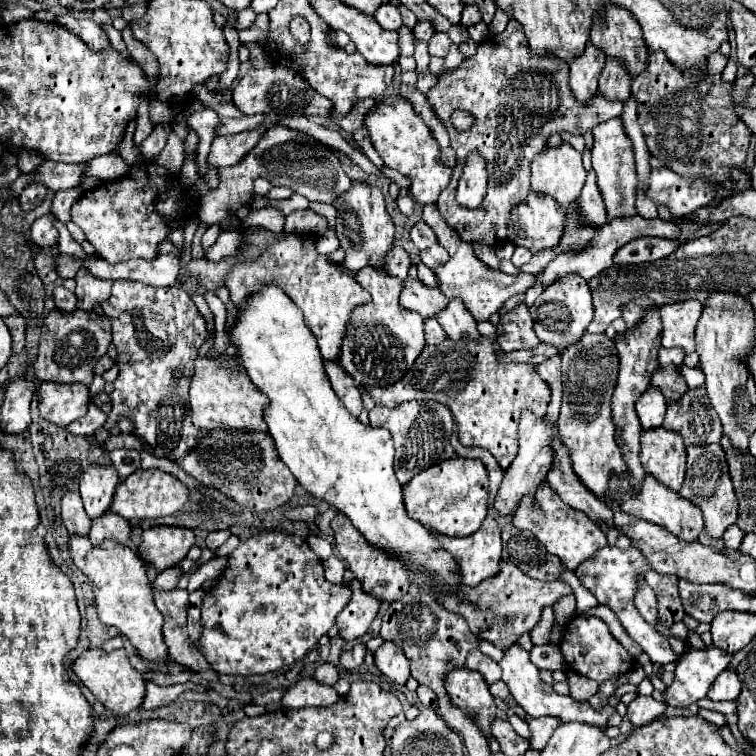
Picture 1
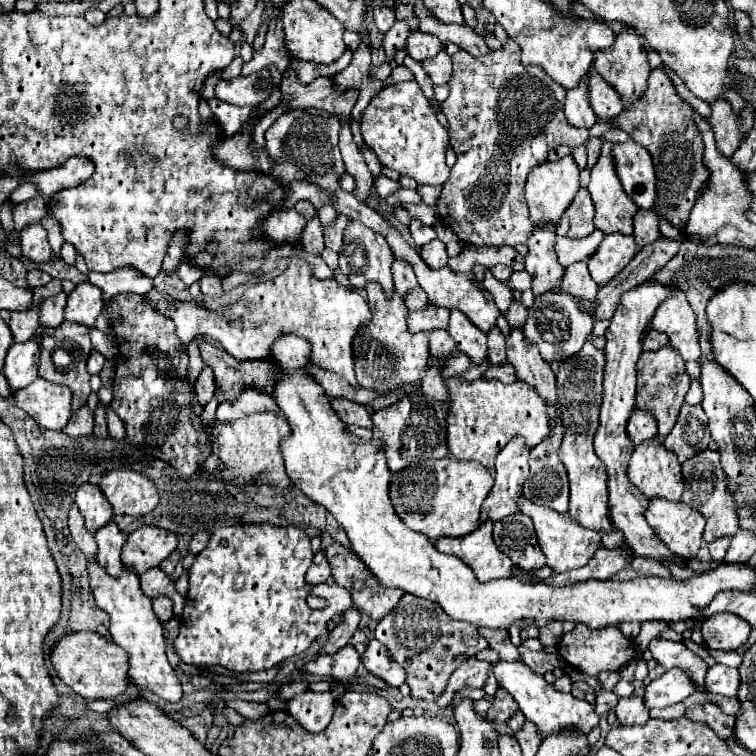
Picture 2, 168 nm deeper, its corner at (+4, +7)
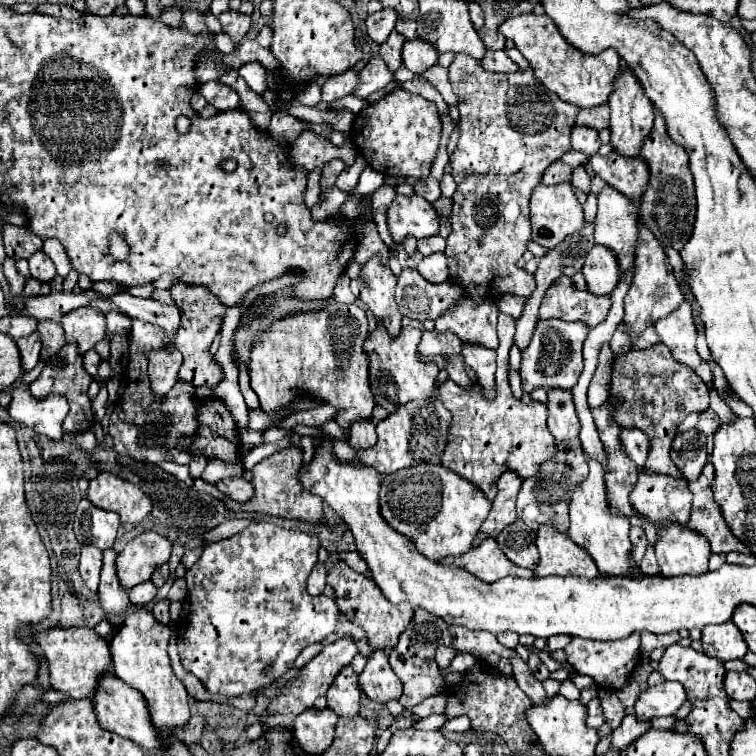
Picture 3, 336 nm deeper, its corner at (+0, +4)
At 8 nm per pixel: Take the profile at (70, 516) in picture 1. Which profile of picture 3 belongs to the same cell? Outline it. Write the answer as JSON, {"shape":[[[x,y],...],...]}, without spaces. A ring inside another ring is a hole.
{"shape":[[[84,545],[82,555],[80,555],[80,575],[84,585],[90,591],[98,591],[98,579],[100,579],[100,569],[102,569],[102,551],[96,547]]]}

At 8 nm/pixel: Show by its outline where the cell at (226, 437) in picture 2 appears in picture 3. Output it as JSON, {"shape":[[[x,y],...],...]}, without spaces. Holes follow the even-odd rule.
{"shape":[[[286,447],[280,451],[280,455],[270,455],[266,459],[262,459],[254,469],[254,499],[250,499],[250,503],[234,503],[232,499],[226,499],[216,485],[206,483],[202,479],[196,479],[192,489],[196,491],[204,491],[216,499],[224,499],[224,503],[228,505],[230,511],[252,511],[252,513],[264,513],[264,515],[272,515],[272,517],[282,517],[282,519],[300,519],[300,521],[308,521],[308,523],[324,523],[324,513],[322,513],[322,499],[312,495],[310,491],[306,491],[300,481],[298,481],[298,473],[304,467],[302,463],[302,451],[296,447]]]}

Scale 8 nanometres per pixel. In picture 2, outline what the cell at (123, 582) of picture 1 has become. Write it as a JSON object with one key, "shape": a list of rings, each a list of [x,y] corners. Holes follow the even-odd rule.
{"shape":[[[86,556],[86,568],[88,568],[88,576],[90,576],[92,596],[98,604],[98,608],[102,608],[110,616],[108,630],[112,634],[112,640],[114,640],[114,644],[122,646],[128,654],[130,682],[156,692],[160,698],[164,698],[168,702],[178,702],[182,698],[182,686],[180,686],[180,680],[178,680],[174,668],[170,666],[170,662],[166,658],[162,624],[154,616],[152,600],[146,594],[142,594],[142,590],[140,590],[140,576],[132,568],[124,566],[122,574],[118,578],[114,578],[98,564],[98,560],[94,556]]]}

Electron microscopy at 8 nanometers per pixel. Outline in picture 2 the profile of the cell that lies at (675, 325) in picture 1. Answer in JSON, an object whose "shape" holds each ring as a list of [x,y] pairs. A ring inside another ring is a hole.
{"shape":[[[676,292],[666,298],[656,310],[652,324],[654,330],[664,332],[670,338],[670,346],[678,350],[684,360],[700,358],[700,334],[696,328],[696,314],[686,300],[684,292]]]}

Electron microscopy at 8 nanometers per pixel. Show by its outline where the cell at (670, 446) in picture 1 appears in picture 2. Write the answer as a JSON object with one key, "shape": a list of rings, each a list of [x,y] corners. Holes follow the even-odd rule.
{"shape":[[[658,440],[644,442],[634,448],[628,464],[630,482],[648,498],[666,498],[678,502],[684,490],[680,462]]]}

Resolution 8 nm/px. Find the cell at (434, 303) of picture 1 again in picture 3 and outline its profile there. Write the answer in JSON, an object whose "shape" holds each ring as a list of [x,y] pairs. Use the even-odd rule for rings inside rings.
{"shape":[[[424,331],[422,341],[418,345],[418,353],[424,357],[432,357],[432,355],[442,355],[442,357],[452,357],[452,355],[460,355],[462,353],[462,343],[458,343],[456,335],[450,333],[428,333]]]}

